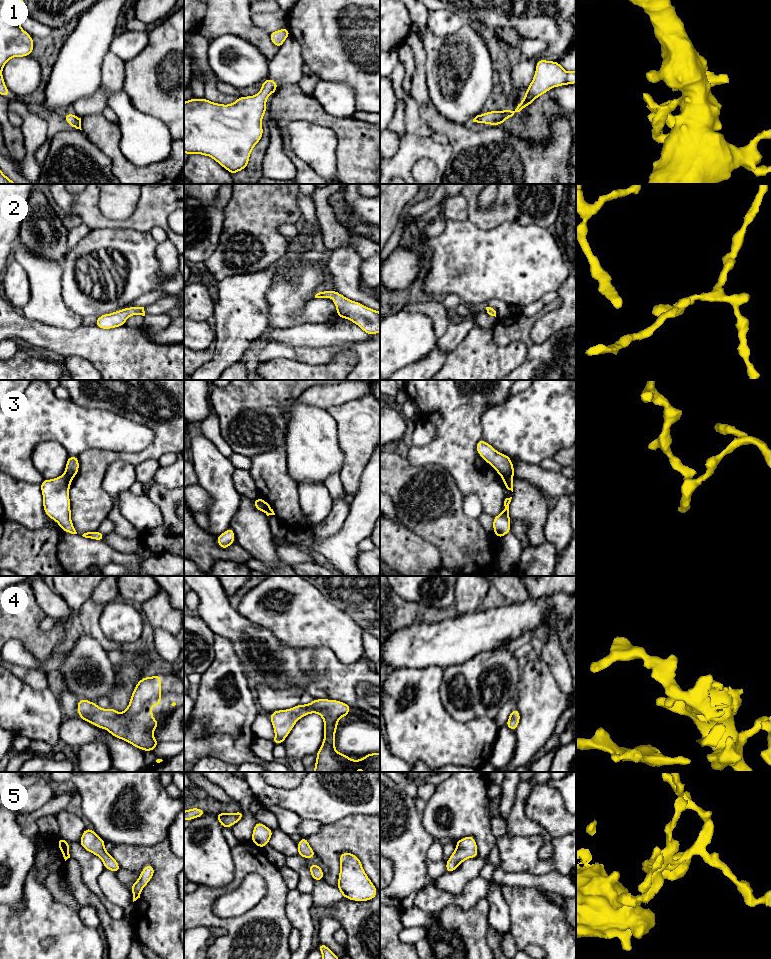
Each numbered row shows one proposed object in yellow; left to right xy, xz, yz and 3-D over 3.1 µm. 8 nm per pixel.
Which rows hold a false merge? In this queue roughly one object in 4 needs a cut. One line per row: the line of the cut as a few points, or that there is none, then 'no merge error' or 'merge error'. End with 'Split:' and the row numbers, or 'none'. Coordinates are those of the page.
1: no cut | no merge error
2: no cut | no merge error
3: xz (263, 501), (264, 511) | merge error
4: no cut | no merge error
5: no cut | no merge error
Split: 3

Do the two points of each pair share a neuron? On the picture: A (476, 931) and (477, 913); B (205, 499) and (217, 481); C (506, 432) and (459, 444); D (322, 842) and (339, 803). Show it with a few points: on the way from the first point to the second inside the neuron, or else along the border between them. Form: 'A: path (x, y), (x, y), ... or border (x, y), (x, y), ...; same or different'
A: path (476, 927), (476, 917); same
B: border (196, 484), (211, 498), (208, 514); different
C: border (482, 414), (480, 421), (481, 438); different
D: border (352, 815), (330, 824), (322, 825); different

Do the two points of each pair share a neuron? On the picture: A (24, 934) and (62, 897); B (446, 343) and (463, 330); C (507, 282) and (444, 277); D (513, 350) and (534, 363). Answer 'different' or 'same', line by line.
A: different
B: same
C: same
D: different

